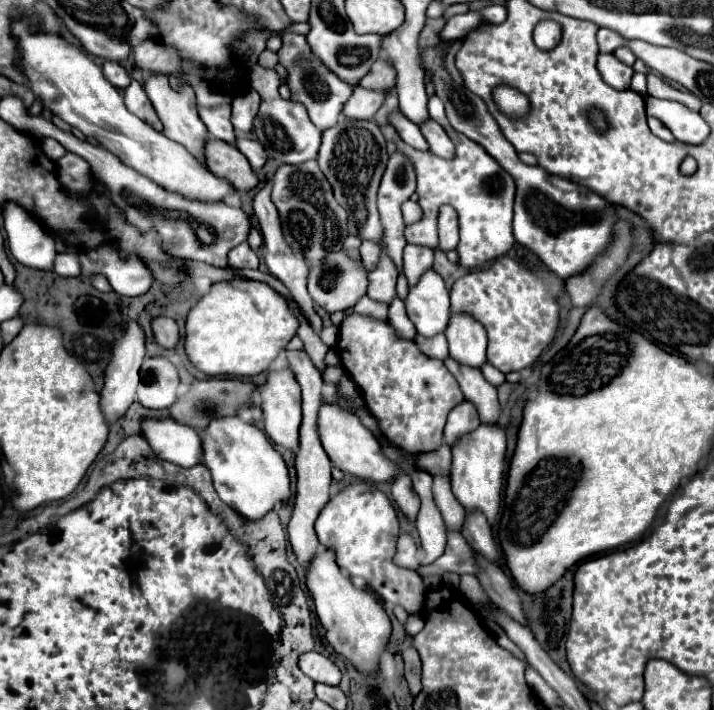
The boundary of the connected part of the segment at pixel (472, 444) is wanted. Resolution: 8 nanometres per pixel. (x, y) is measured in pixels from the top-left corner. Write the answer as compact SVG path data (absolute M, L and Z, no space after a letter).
M481 424L451 446L451 486L455 498L465 510L481 510L489 522L495 520L501 504L503 472L505 472L505 432L497 424Z

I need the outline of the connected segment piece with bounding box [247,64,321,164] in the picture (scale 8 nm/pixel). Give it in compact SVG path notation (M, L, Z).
M255 64L247 72L247 80L261 96L261 106L259 106L257 116L255 116L253 130L257 134L257 140L267 150L267 154L283 164L303 164L307 160L317 158L317 150L321 144L321 130L309 120L305 106L299 106L299 102L285 100L279 96L277 72L273 68L269 70L269 68Z

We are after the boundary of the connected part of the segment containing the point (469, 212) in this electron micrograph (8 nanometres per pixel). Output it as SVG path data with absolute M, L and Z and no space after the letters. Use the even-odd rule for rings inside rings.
M433 96L433 98L429 98L429 116L435 120L435 122L439 122L441 126L445 129L445 132L449 134L449 138L452 139L453 144L455 144L455 158L453 160L441 160L440 157L436 157L436 155L431 155L431 151L427 150L425 152L419 150L411 150L411 146L407 146L405 142L401 142L399 138L397 138L397 134L391 130L391 126L381 126L383 128L383 136L387 138L387 140L393 140L395 144L397 144L397 148L399 150L403 150L403 154L409 154L411 156L411 160L413 160L413 164L415 164L415 172L417 172L417 194L419 194L419 206L423 208L423 220L419 220L419 222L415 222L415 224L411 224L411 226L407 226L405 228L405 238L407 238L407 242L411 242L411 244L421 244L421 246L427 246L427 248L435 248L437 246L437 216L439 216L439 248L443 250L443 252L447 252L447 250L455 250L457 248L457 252L459 252L459 264L461 266L467 266L467 268L471 268L471 266L479 266L479 264L483 264L485 260L493 260L493 258L499 258L501 254L505 254L513 244L515 244L515 238L513 238L513 228L511 228L511 222L513 222L513 200L515 200L515 180L511 178L511 174L509 172L505 172L499 164L497 164L497 160L495 158L491 158L477 142L473 142L473 140L467 140L467 136L463 136L463 134L459 134L457 130L453 130L451 128L451 124L447 122L447 116L445 116L445 110L443 110L443 102L437 98L437 96ZM443 204L451 204L455 210L457 210L457 214L459 214L459 232L457 232L457 214L455 214L455 210L451 208L451 206L443 206Z

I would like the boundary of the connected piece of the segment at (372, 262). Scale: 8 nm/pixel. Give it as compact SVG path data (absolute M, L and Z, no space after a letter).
M363 242L361 248L359 248L359 252L361 252L363 266L365 266L367 270L373 270L373 268L377 266L377 262L379 262L379 246L375 246L375 244L371 244L371 242Z

